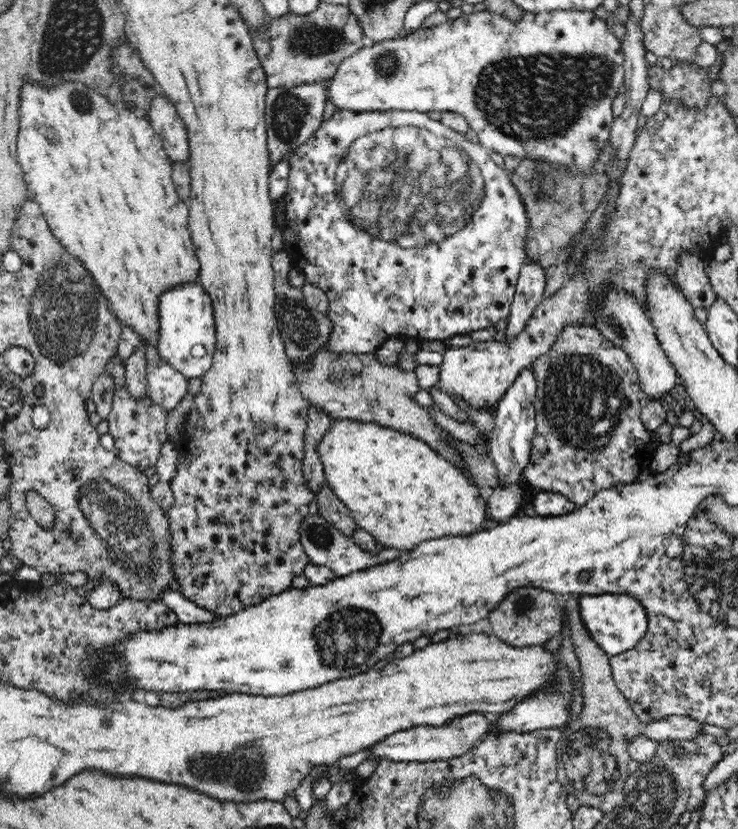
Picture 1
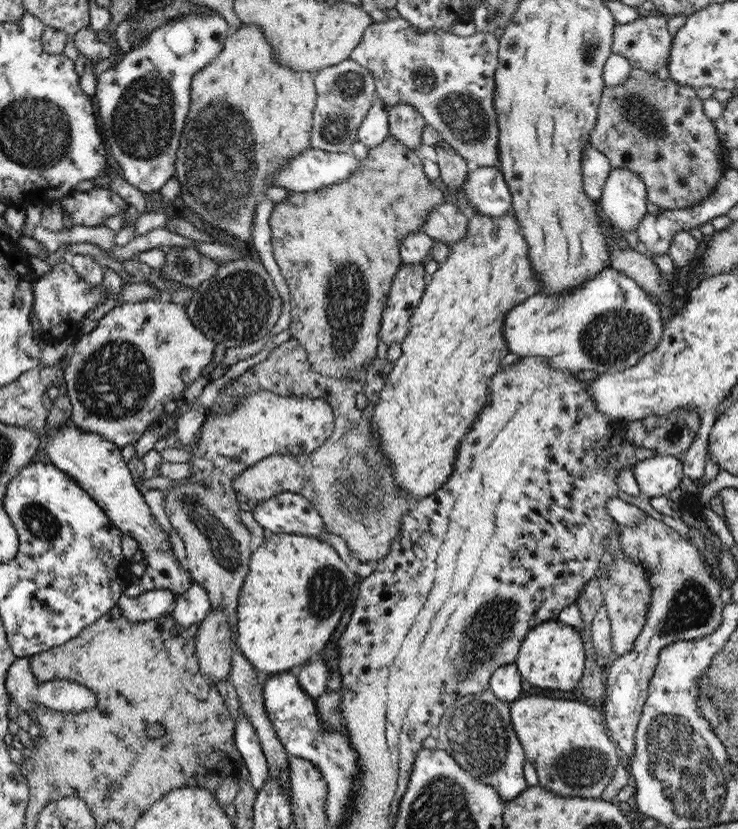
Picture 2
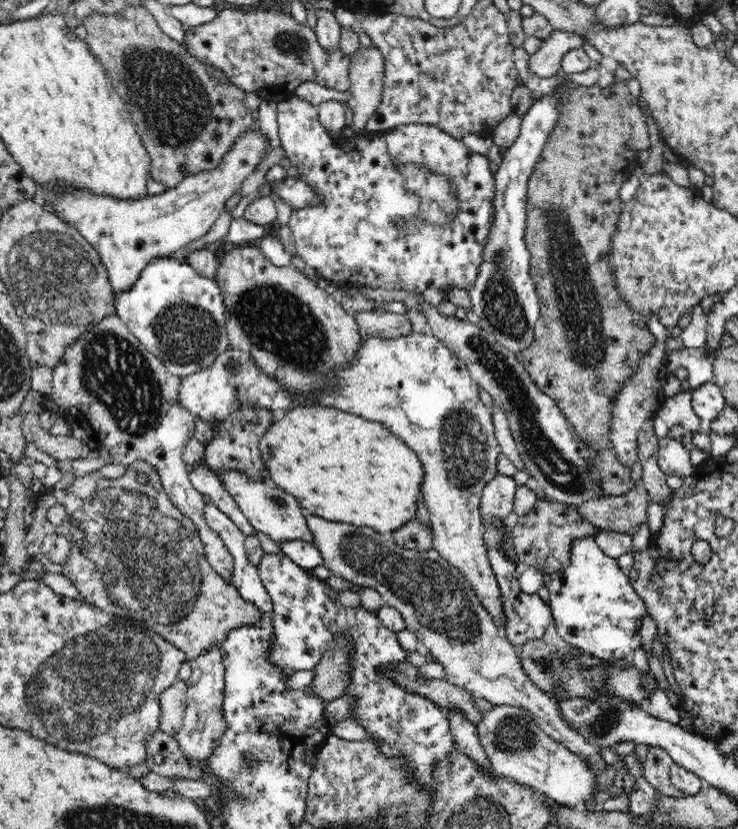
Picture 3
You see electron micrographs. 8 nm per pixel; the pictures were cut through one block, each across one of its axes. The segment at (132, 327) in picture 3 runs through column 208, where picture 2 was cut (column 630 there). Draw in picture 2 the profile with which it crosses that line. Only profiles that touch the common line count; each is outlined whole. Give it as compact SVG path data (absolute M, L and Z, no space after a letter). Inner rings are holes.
M609 267L594 279L578 284L568 295L538 295L526 298L511 308L504 318L504 339L510 354L519 357L544 357L555 369L570 372L597 370L599 374L618 372L633 367L641 356L651 353L664 334L662 318L665 309L646 293L631 277Z

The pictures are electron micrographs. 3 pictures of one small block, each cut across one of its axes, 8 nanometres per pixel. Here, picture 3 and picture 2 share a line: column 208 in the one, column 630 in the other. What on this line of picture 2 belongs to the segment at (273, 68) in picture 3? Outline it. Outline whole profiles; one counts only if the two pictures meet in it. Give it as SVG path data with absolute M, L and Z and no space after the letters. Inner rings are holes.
M651 13L638 17L628 24L616 23L613 28L611 53L624 56L631 69L656 73L669 62L673 36L668 31L667 18Z

